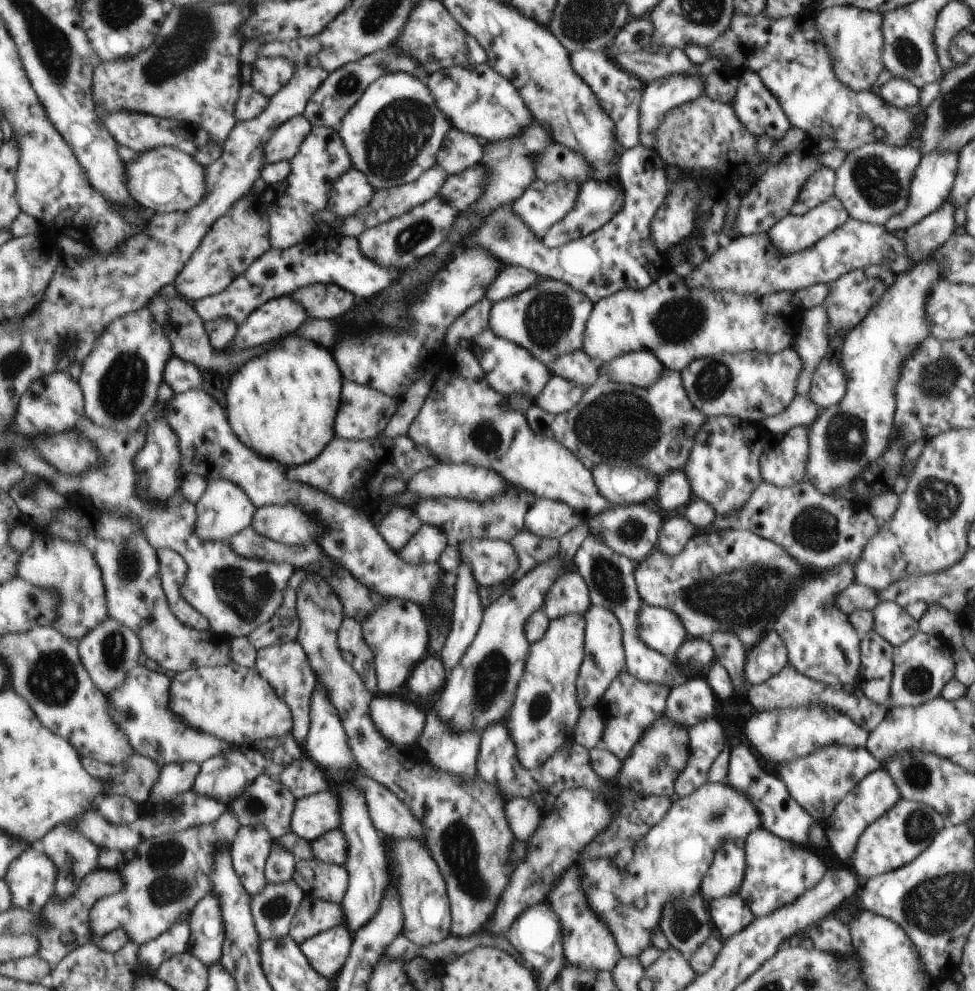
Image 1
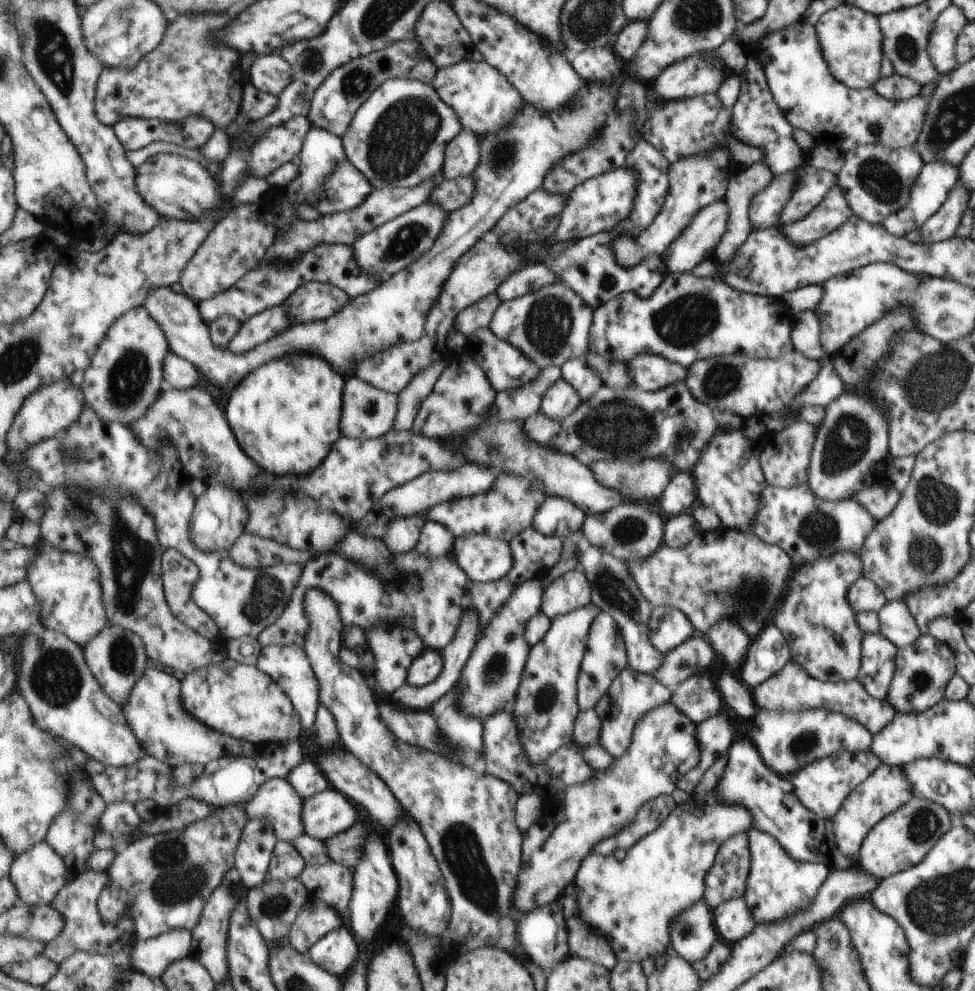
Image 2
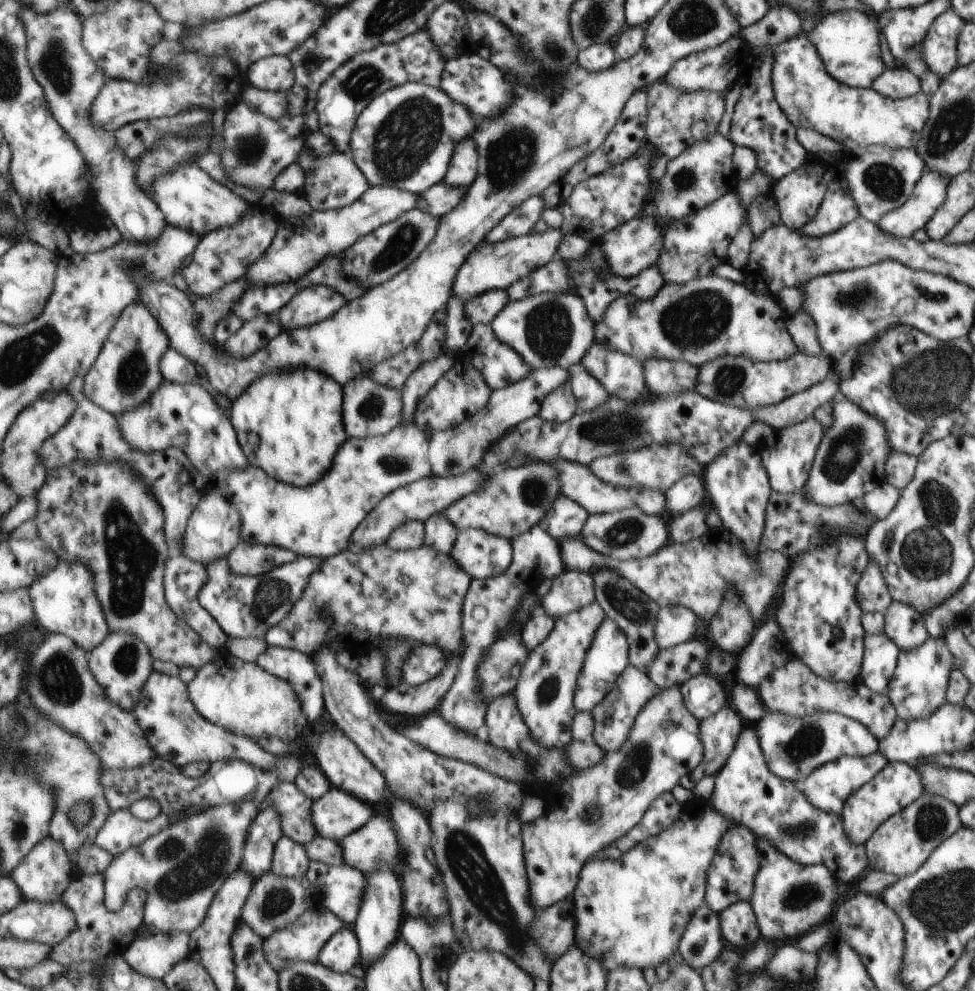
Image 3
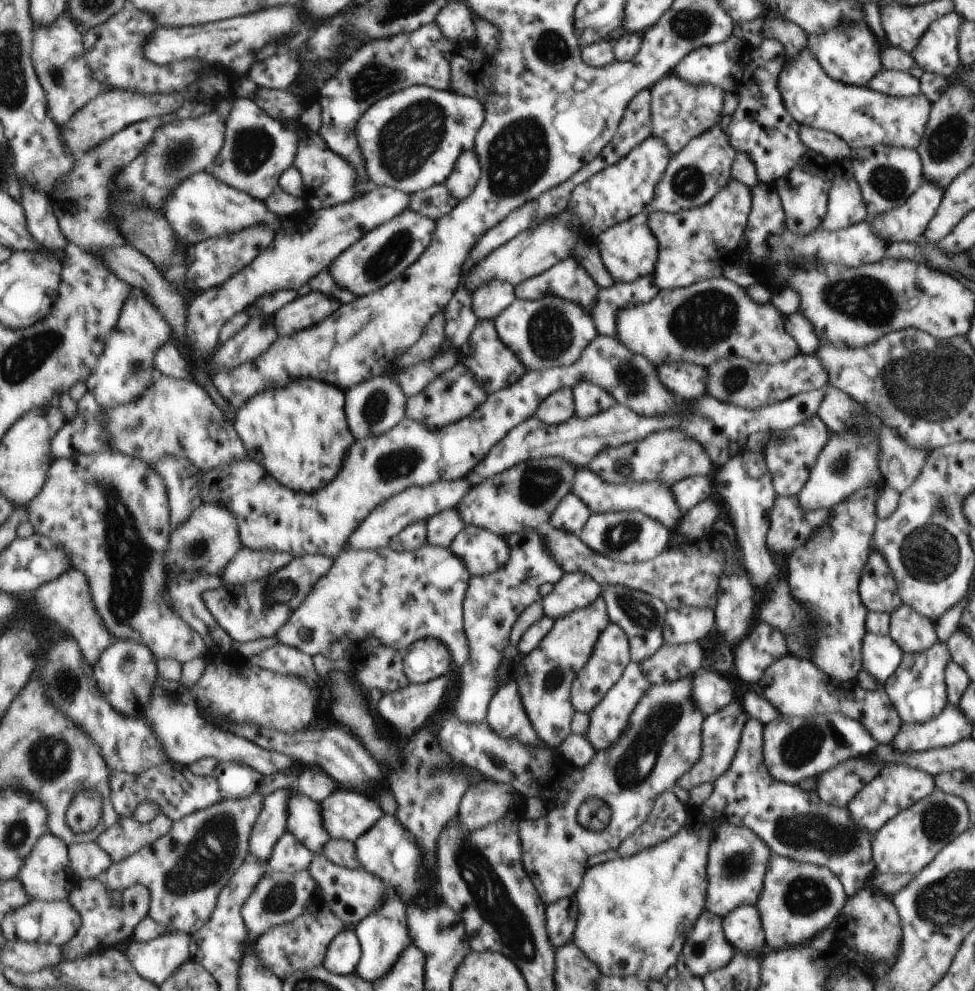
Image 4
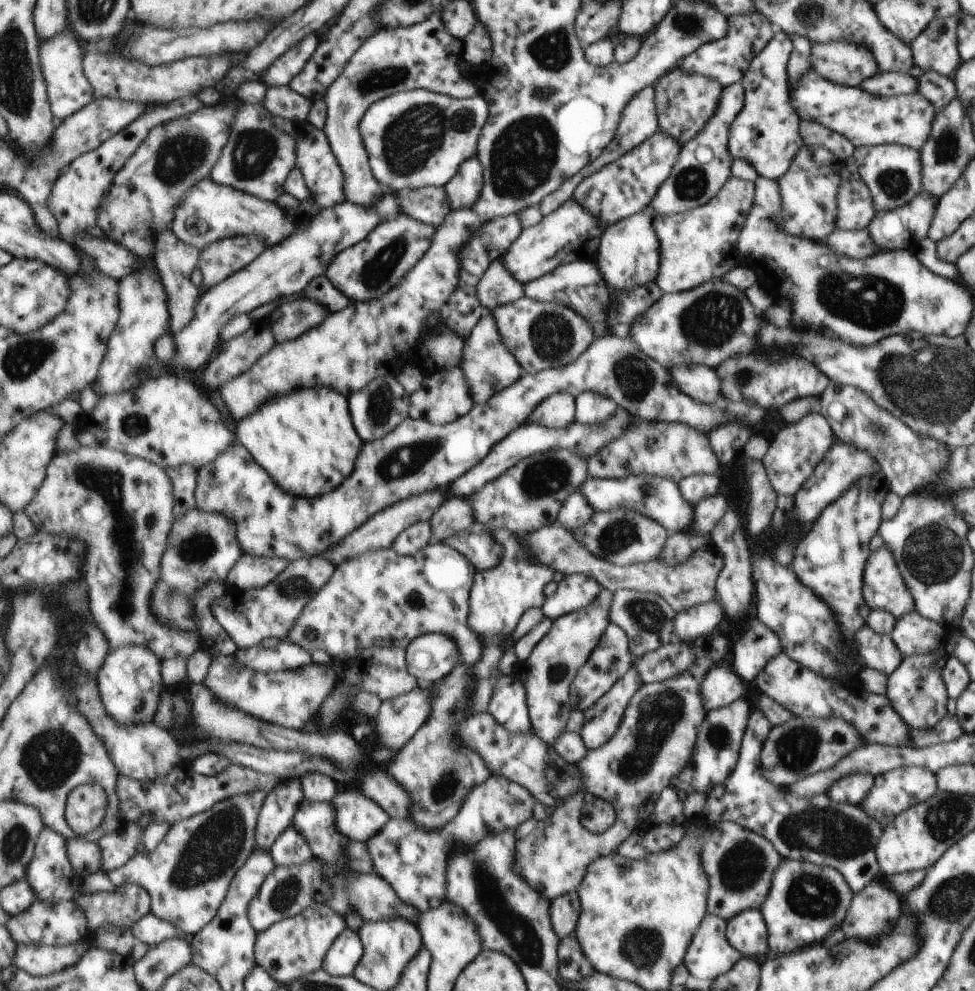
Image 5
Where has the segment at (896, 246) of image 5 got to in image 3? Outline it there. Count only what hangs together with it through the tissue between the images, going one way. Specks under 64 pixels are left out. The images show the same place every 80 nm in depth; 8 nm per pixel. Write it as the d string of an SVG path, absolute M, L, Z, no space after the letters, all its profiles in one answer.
M923 169L922 176L919 177L917 184L914 186L913 194L909 197L905 204L898 209L890 211L875 223L881 232L890 234L897 238L909 238L913 232L925 228L926 222L937 212L938 208L946 198L946 189L948 188L951 177L943 175L937 171L929 171Z

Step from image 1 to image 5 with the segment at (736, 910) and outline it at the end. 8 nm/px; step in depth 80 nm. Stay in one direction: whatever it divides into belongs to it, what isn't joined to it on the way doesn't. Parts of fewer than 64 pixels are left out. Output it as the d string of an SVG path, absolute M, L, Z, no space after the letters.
M747 909L727 920L726 935L743 957L769 952L769 932L761 911Z

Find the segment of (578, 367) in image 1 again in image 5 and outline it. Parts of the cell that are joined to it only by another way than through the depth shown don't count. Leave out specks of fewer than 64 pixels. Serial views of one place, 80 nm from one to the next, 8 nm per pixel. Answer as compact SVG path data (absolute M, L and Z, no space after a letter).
M585 391L574 397L574 423L594 425L605 422L615 417L619 410L618 403L594 392Z

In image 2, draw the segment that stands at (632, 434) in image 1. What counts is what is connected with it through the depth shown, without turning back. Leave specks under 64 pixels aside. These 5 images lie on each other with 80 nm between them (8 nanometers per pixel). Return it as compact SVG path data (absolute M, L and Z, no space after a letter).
M675 383L655 392L635 386L624 389L601 386L593 397L580 401L578 408L561 422L539 411L523 424L533 442L562 451L587 466L609 459L657 457L671 461L675 470L691 474L707 442L726 429L741 430L744 421L732 412L712 409L699 402L683 383Z

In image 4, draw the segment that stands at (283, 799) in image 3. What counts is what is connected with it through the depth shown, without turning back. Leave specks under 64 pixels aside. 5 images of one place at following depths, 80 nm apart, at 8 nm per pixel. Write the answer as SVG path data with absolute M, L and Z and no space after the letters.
M297 788L292 790L289 802L288 830L310 847L315 854L321 855L332 839L325 826L322 803L297 792Z

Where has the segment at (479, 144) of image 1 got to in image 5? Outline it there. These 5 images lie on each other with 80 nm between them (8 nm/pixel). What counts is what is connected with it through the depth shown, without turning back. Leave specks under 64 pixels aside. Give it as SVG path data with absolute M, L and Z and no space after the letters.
M478 157L466 160L459 172L444 186L453 211L472 207L484 189L484 168Z

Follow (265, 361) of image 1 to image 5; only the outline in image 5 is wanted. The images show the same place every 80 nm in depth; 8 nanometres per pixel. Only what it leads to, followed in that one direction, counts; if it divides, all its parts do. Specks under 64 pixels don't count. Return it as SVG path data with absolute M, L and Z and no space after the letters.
M321 385L309 390L299 390L289 396L273 398L259 412L255 412L239 424L237 440L247 447L255 460L283 490L305 498L320 497L329 494L335 488L340 488L354 473L356 462L365 444L355 428L349 398L331 387Z

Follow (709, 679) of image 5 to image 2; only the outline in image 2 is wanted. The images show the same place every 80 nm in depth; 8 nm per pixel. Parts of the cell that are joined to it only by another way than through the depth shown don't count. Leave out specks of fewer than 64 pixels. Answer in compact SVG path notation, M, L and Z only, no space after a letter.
M693 675L670 693L673 703L693 724L713 717L721 708L714 682L707 676Z

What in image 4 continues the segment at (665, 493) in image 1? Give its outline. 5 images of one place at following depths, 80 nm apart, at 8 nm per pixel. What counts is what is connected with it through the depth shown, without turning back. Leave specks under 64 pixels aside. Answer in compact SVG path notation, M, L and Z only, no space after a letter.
M690 476L672 484L671 490L683 514L702 500L713 497L713 482L711 476Z

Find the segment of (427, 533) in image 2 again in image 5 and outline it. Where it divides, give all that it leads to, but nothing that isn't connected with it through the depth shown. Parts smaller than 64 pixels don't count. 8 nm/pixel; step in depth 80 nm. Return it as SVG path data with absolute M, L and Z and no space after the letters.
M467 497L447 499L430 520L434 541L444 542L454 534L462 533L476 522L475 509Z

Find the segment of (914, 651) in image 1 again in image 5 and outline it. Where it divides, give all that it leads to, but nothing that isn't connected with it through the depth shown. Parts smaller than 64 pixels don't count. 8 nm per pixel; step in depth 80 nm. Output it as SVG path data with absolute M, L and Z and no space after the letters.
M942 646L935 650L935 654L911 655L902 657L901 662L893 672L888 674L886 682L886 697L890 705L910 729L927 730L933 728L948 714L945 710L945 688L941 680L943 660Z

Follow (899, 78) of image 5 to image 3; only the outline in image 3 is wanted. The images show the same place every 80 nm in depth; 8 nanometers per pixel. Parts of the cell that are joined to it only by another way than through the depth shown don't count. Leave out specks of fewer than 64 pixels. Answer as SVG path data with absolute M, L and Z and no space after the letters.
M894 66L884 70L870 88L885 98L902 99L921 92L921 83L911 71Z

